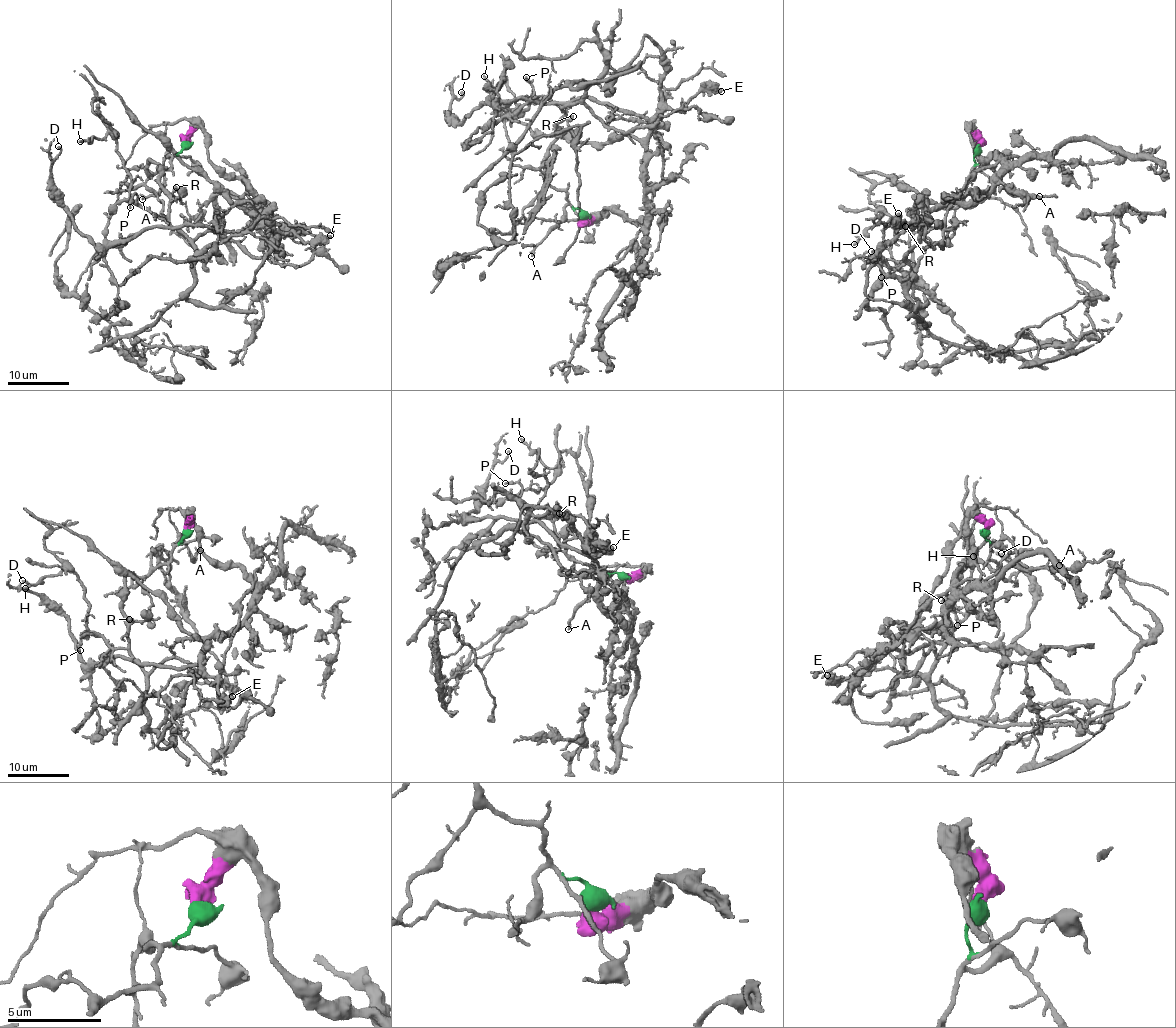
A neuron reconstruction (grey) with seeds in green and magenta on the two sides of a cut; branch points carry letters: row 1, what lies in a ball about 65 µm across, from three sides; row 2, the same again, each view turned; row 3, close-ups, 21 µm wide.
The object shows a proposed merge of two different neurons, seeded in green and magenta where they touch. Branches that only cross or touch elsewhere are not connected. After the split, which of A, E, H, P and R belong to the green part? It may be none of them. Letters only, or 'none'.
A, H, P, R

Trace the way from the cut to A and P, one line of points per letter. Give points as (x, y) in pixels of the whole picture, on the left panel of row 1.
A: (183, 143), (183, 149), (166, 157), (164, 182), (157, 193), (142, 199)
P: (183, 143), (170, 167), (146, 170), (159, 166), (168, 215), (136, 193), (130, 207)

